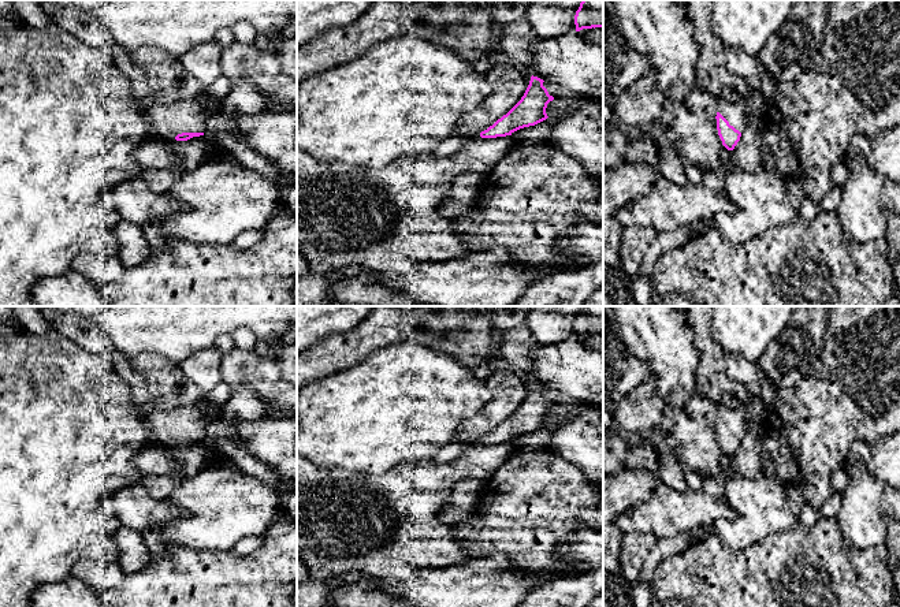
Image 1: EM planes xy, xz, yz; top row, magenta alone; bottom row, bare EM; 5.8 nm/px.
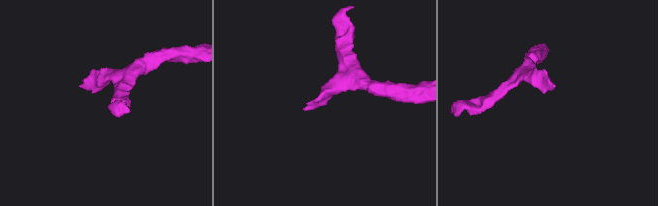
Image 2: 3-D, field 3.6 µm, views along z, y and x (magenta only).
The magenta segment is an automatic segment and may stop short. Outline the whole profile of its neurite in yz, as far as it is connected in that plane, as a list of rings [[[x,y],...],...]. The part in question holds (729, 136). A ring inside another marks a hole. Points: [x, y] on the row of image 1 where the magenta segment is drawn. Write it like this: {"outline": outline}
{"outline": [[[719,100],[715,119],[722,145],[728,150],[733,150],[740,141],[741,131],[748,123],[744,103],[729,103],[726,100]]]}

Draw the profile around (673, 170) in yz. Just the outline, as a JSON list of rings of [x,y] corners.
[[[655,141],[652,146],[652,159],[662,176],[678,185],[688,183],[685,176],[687,165],[670,144]]]

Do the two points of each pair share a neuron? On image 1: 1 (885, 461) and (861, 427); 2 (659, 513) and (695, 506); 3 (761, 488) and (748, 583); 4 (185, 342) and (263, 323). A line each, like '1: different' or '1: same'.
1: different
2: same
3: different
4: same

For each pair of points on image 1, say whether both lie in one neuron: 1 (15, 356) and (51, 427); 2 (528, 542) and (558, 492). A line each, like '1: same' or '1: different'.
1: same
2: same

